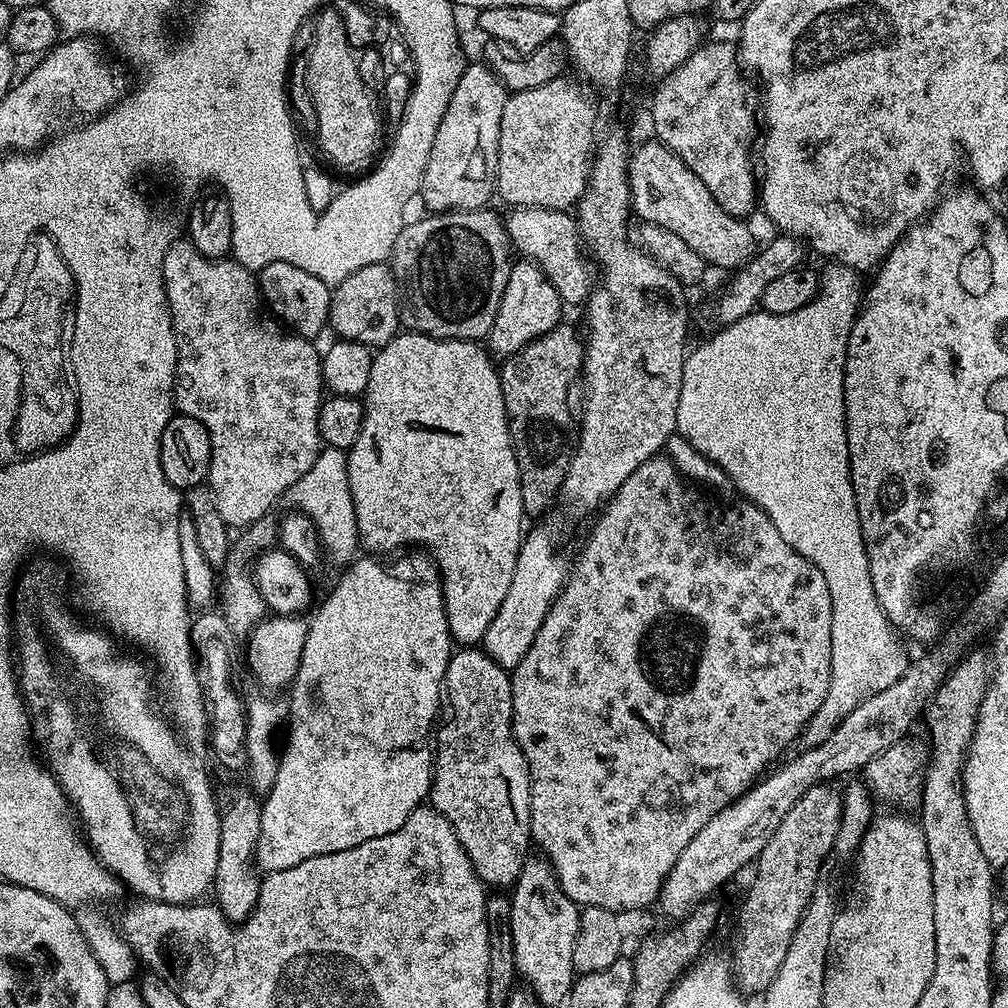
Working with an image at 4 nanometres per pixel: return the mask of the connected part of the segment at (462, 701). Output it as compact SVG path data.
M464 646L453 651L444 675L444 686L446 708L452 711L452 717L439 725L434 736L430 804L450 822L481 884L492 890L508 890L515 885L518 874L522 874L532 839L532 779L526 758L512 733L512 677L485 654L483 647Z

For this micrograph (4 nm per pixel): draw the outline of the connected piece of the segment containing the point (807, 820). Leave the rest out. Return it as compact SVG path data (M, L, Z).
M831 783L815 784L782 818L782 826L774 830L770 842L755 861L756 877L748 888L748 897L740 908L736 937L732 940L732 979L741 993L762 994L774 982L778 966L786 959L786 950L796 933L798 922L820 883L820 867L832 854L840 824L846 819L840 792Z

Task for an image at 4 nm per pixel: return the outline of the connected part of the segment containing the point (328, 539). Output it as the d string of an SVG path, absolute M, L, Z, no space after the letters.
M321 447L318 458L314 462L314 466L310 466L310 470L306 470L306 474L302 474L302 478L298 478L298 482L294 482L294 486L290 486L286 497L287 503L292 503L293 509L299 510L304 515L309 516L312 524L316 528L316 532L320 535L320 543L326 556L329 556L336 564L347 566L357 559L358 553L361 551L362 545L360 535L358 534L358 518L354 508L354 498L350 492L350 474L348 473L348 454L343 448Z

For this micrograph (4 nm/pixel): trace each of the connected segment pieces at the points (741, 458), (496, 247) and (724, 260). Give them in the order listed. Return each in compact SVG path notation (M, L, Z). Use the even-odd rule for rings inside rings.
M828 262L819 273L820 288L816 291L816 297L802 310L794 310L794 314L770 314L763 310L757 310L738 318L733 324L725 324L709 338L705 344L700 344L696 349L689 351L684 357L684 369L682 370L682 394L678 394L678 418L676 419L676 432L694 450L698 450L710 462L714 462L724 471L725 477L741 493L745 500L751 500L757 504L761 510L774 522L778 534L786 538L786 542L802 558L806 558L818 570L822 570L822 578L826 578L826 586L830 586L830 598L832 599L832 629L830 630L830 690L818 706L818 710L806 722L806 726L800 731L799 738L796 739L795 747L803 750L822 746L830 734L834 734L836 727L841 720L845 720L848 715L855 710L866 698L894 686L898 678L906 674L910 657L904 653L905 645L895 628L888 623L886 614L882 606L878 606L878 597L874 594L874 582L870 582L870 566L868 565L868 544L862 538L862 526L858 518L858 506L854 498L854 486L852 485L852 471L848 461L848 439L846 438L846 426L844 425L844 363L846 362L846 350L848 349L848 339L853 322L862 307L862 297L866 292L865 281L860 281L861 273L855 268L845 264Z
M491 207L475 208L465 212L438 212L425 215L425 220L416 220L405 223L404 228L398 234L398 242L394 242L390 257L391 267L394 269L399 283L407 286L412 284L412 289L406 292L406 308L416 315L415 327L419 331L425 332L427 336L433 336L439 340L474 340L483 341L487 337L488 331L494 326L494 318L498 314L498 306L502 302L502 290L506 290L506 278L510 278L510 270L514 263L514 249L512 241L508 238L508 231L501 217L496 217L491 212Z
M662 143L644 144L637 152L635 149L631 153L628 162L628 187L631 211L635 215L637 212L643 223L662 226L662 230L671 230L672 233L678 234L678 238L682 238L682 242L689 244L694 254L704 259L705 265L712 267L713 264L716 268L739 270L757 251L758 244L752 241L752 232L744 225L745 221L731 216L729 212L724 212L722 206L718 206L714 194L706 190L706 182L702 182L702 178L698 178L698 174L694 174L694 170L690 170L686 162L682 162L682 158L678 158L678 154L674 154Z

